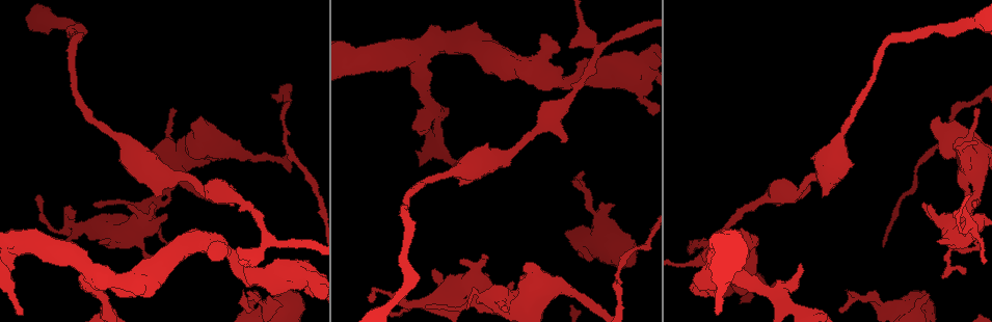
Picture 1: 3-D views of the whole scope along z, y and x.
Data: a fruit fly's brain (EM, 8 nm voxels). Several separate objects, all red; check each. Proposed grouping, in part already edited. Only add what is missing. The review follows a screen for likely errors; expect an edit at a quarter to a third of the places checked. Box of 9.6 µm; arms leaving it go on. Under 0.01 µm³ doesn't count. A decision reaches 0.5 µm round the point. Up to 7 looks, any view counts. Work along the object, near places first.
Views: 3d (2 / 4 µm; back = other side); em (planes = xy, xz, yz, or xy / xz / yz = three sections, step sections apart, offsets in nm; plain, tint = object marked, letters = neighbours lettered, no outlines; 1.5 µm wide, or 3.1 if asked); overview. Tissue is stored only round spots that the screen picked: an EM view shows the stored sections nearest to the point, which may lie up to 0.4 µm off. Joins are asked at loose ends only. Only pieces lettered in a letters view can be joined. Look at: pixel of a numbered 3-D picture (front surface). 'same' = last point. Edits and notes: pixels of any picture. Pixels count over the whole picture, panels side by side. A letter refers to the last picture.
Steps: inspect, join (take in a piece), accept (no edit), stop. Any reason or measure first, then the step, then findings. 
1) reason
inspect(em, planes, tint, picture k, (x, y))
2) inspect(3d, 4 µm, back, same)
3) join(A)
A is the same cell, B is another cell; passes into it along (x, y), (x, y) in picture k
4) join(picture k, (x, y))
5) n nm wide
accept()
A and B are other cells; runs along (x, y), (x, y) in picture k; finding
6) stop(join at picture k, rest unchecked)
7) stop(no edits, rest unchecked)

tapers out
inspect(em, planes, tint, picture 1, (372, 301))

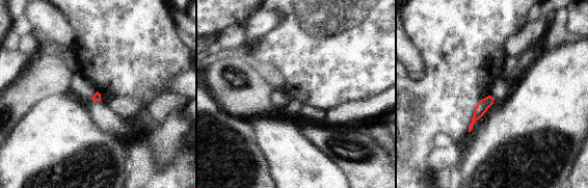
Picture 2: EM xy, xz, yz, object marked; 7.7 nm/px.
inspect(em, planes, letters, same)

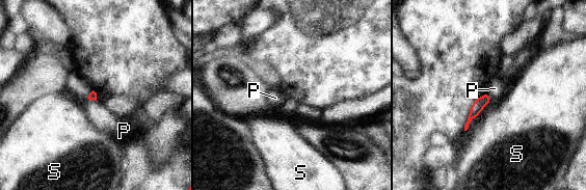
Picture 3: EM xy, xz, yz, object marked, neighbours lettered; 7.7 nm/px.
accept()
P and S are other cells; none of them fits

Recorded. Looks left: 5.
an open end
inspect(3d, 4 µm, picture 1, (978, 109))

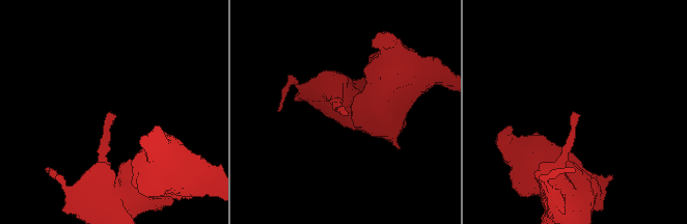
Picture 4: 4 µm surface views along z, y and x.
need the tissue
inspect(em, xy, step 4, letters, picture 4, (345, 115))

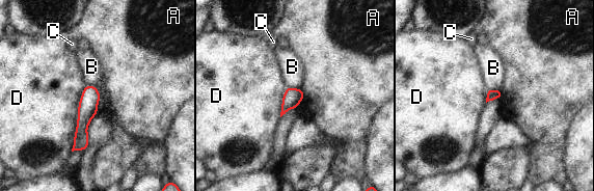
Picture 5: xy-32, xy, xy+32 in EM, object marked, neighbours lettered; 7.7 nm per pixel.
cut it another way
inspect(em, planes, letters, same)

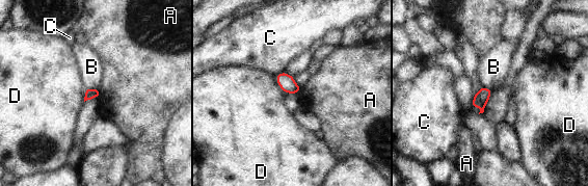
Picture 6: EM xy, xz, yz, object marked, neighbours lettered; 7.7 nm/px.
accept()
A, B, C and D are other cells; border along (86, 87), (99, 89) in picture 6; none of them fits

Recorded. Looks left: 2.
stop(no edits, rest unchecked)

